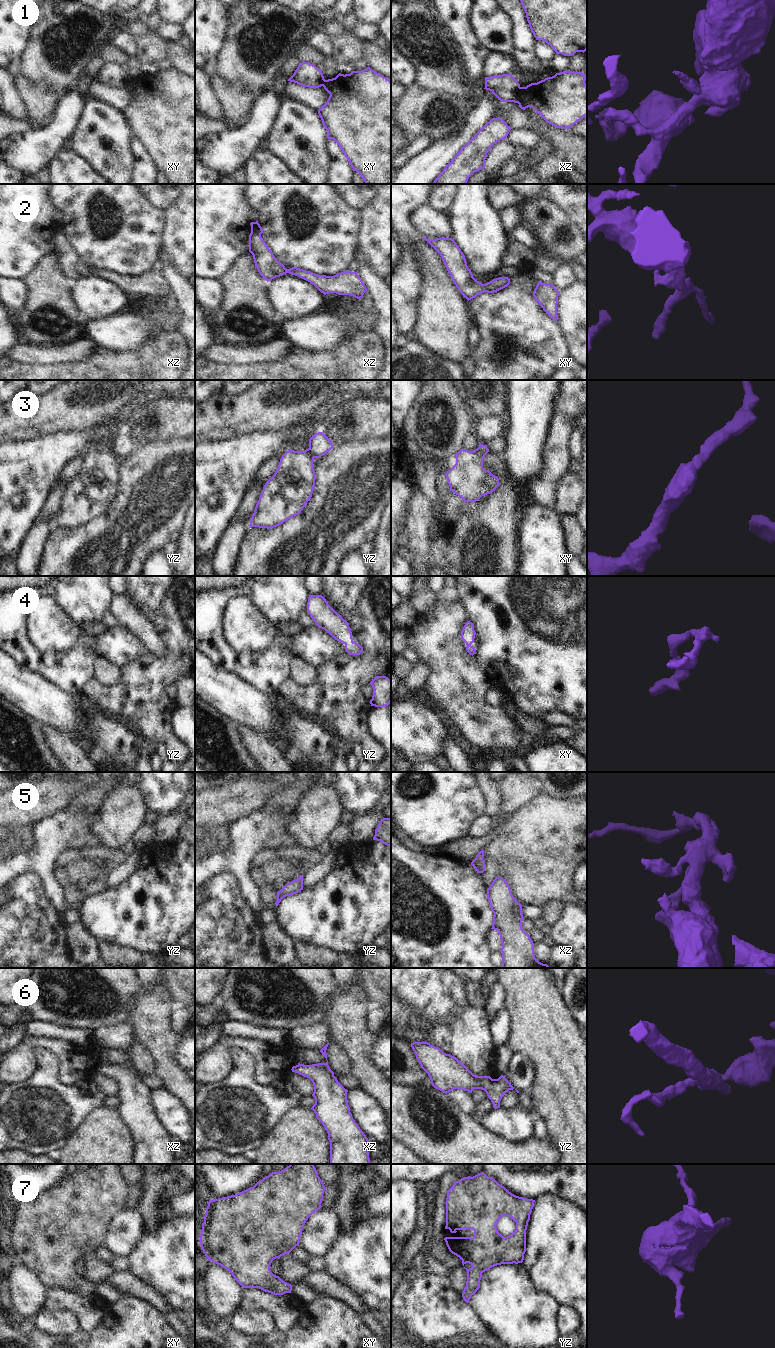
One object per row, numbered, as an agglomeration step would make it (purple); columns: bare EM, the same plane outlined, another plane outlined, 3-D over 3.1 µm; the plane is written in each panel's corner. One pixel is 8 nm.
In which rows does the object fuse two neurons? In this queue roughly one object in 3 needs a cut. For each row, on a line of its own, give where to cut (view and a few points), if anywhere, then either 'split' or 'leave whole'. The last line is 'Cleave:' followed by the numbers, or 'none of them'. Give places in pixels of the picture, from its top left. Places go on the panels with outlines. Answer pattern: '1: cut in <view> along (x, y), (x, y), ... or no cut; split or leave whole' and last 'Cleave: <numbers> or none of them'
1: cut in xz along (521, 87), (516, 102); split
2: no cut; leave whole
3: no cut; leave whole
4: no cut; leave whole
5: no cut; leave whole
6: no cut; leave whole
7: no cut; leave whole
Cleave: 1

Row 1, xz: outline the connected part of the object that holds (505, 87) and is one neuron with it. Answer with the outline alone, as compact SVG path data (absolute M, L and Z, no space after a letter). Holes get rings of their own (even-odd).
M511 74L485 77L485 88L491 91L502 102L517 103L520 84Z

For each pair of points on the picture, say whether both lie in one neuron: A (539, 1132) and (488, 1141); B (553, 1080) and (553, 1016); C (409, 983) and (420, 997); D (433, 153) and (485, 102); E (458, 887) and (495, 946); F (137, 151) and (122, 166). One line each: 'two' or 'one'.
A: two
B: one
C: one
D: one
E: two
F: two

